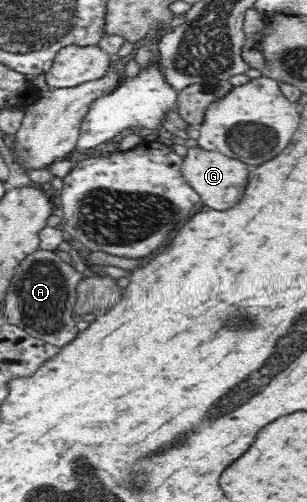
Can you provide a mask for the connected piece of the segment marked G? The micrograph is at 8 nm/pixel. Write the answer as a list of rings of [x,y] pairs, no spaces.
[[[200,146],[187,150],[187,155],[183,157],[183,164],[181,164],[181,173],[184,174],[185,180],[193,187],[193,190],[199,193],[203,204],[215,210],[227,210],[235,202],[239,202],[249,182],[247,180],[249,172],[243,162],[237,162],[229,155],[219,151],[205,150]]]

